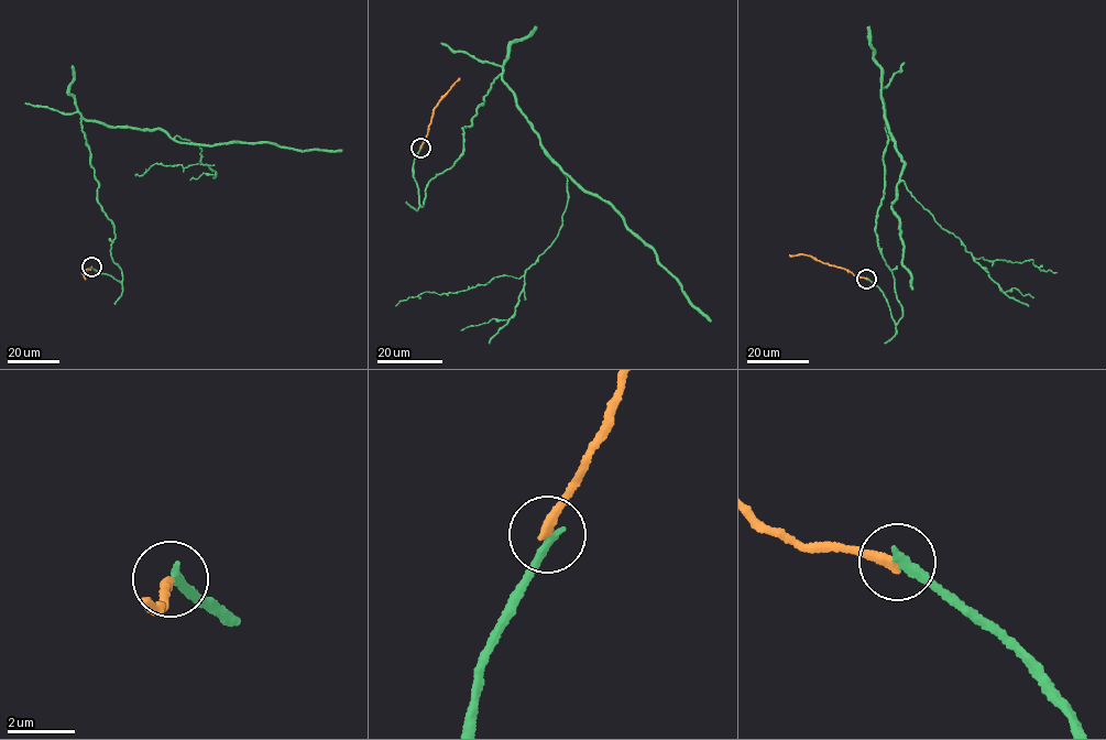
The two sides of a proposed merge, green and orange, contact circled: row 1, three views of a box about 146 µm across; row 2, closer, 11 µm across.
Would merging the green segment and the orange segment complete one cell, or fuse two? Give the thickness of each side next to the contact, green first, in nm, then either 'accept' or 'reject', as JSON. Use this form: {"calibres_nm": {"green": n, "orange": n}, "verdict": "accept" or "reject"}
{"calibres_nm": {"green": 280, "orange": 280}, "verdict": "accept"}

